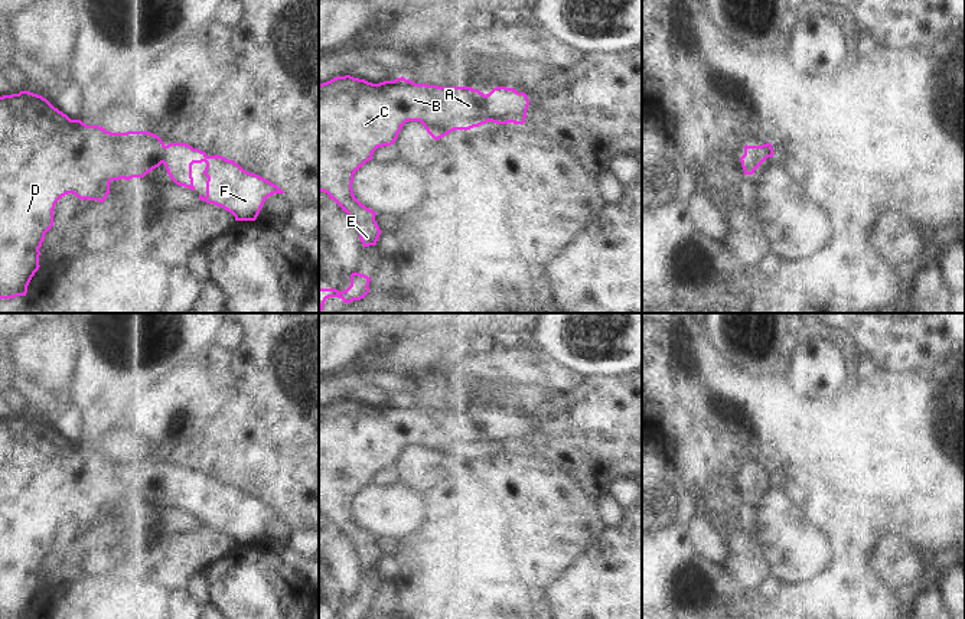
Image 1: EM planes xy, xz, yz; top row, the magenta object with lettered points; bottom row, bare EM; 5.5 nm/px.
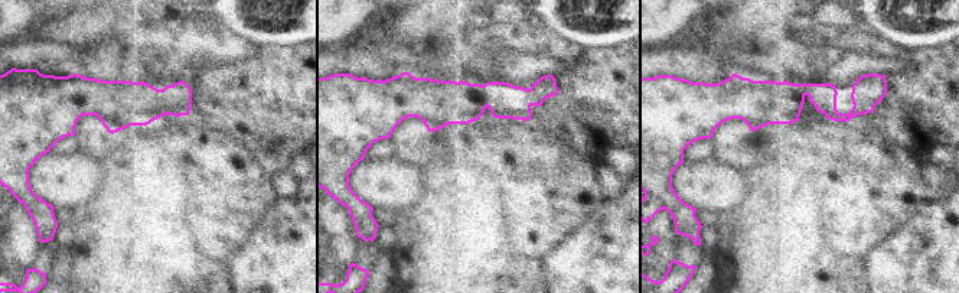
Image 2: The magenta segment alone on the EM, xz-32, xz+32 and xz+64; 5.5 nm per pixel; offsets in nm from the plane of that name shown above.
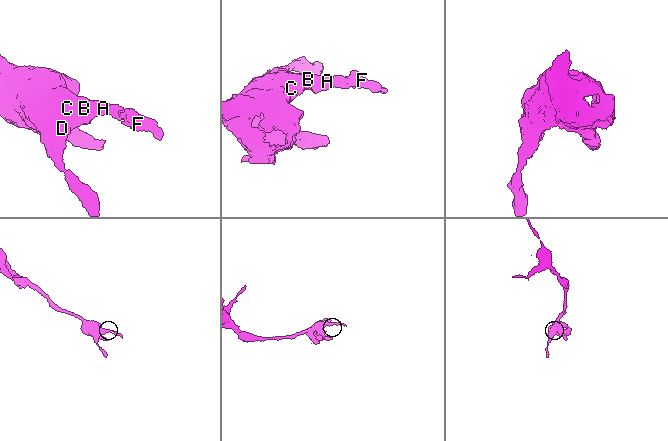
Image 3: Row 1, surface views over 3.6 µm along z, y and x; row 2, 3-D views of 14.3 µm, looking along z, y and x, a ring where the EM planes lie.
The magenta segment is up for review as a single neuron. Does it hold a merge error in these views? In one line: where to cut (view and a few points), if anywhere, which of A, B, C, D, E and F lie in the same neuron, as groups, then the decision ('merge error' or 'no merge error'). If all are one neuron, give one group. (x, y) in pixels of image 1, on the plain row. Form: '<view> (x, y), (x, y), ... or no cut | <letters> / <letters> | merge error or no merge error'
no cut | A B C D E F | no merge error

